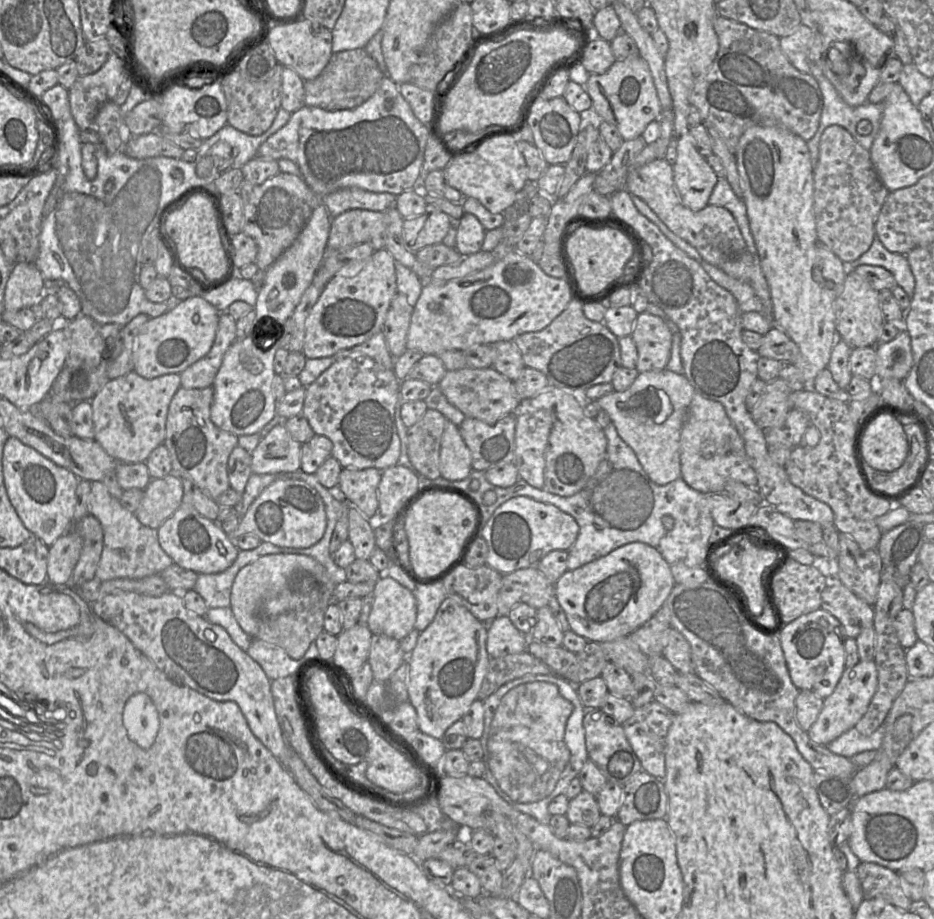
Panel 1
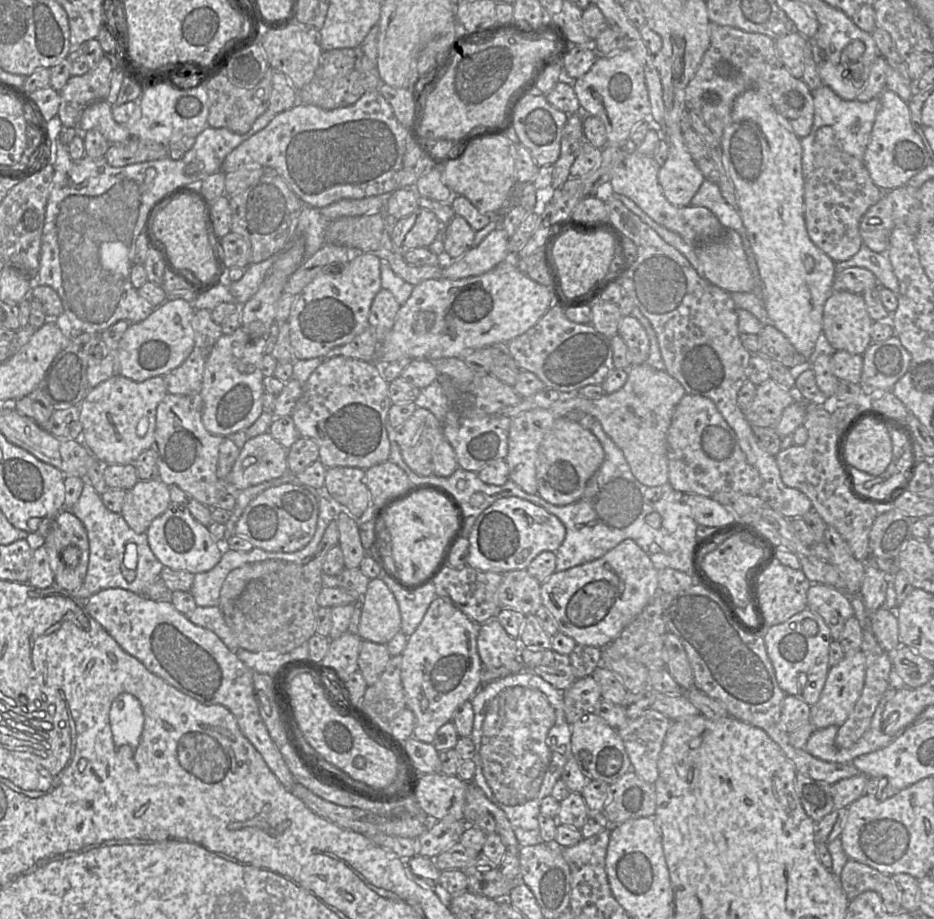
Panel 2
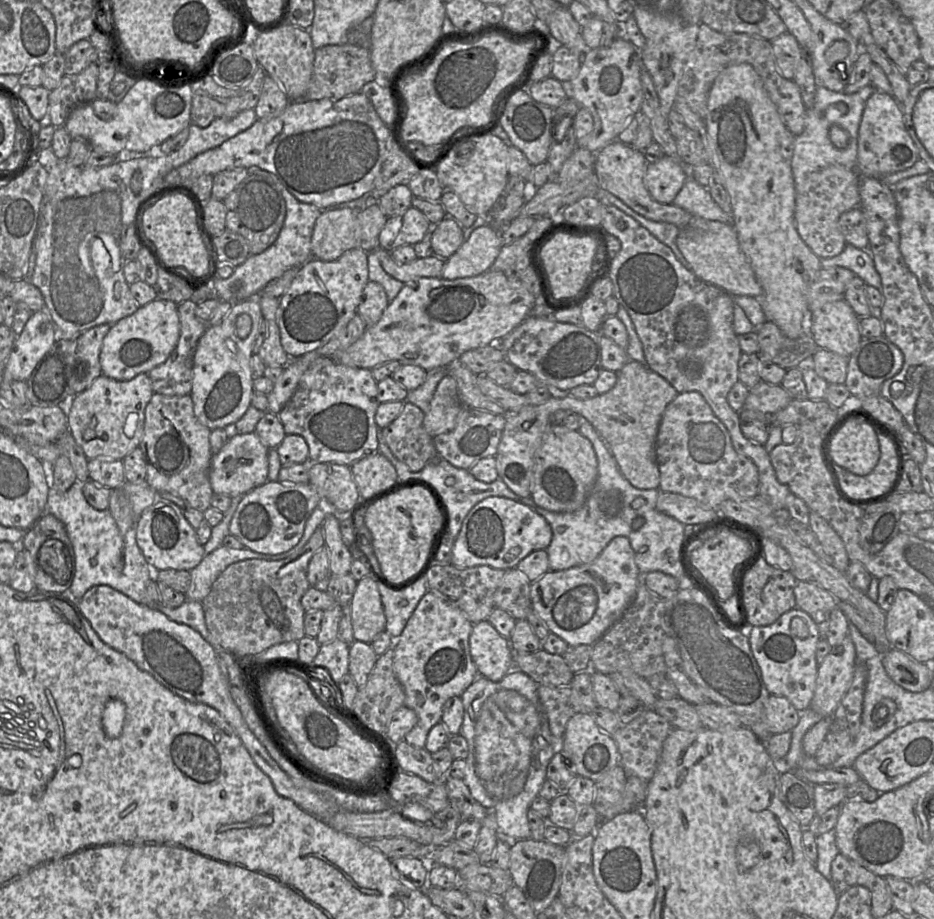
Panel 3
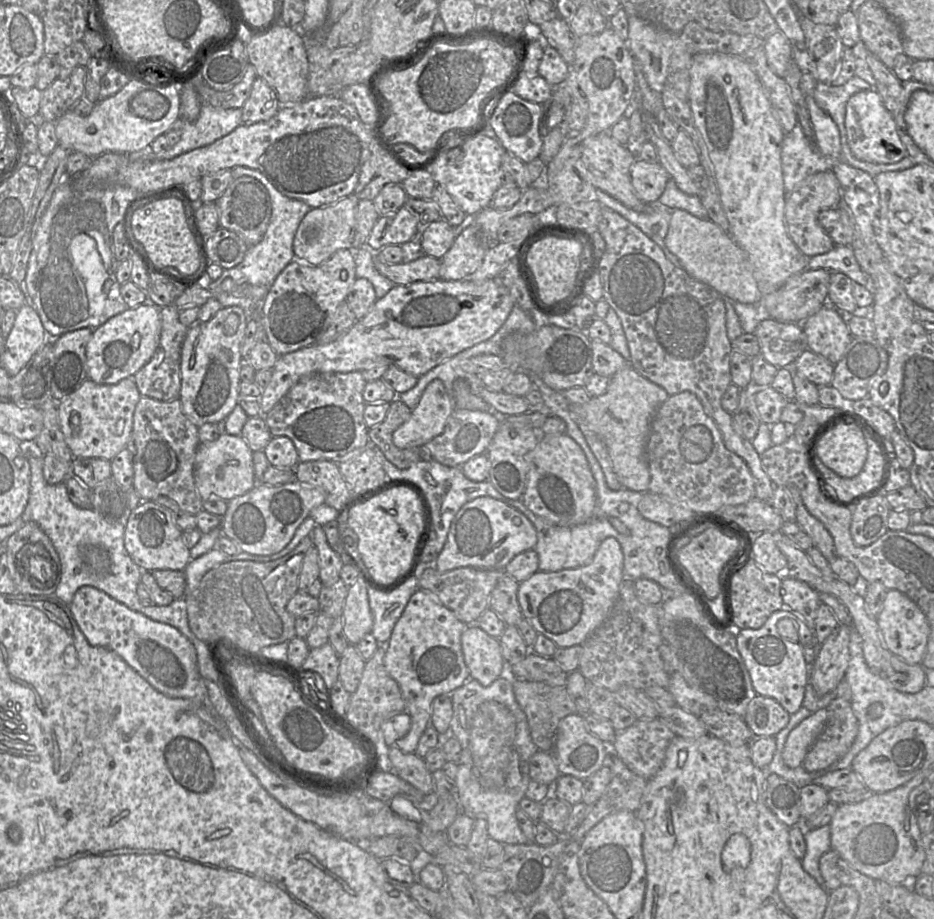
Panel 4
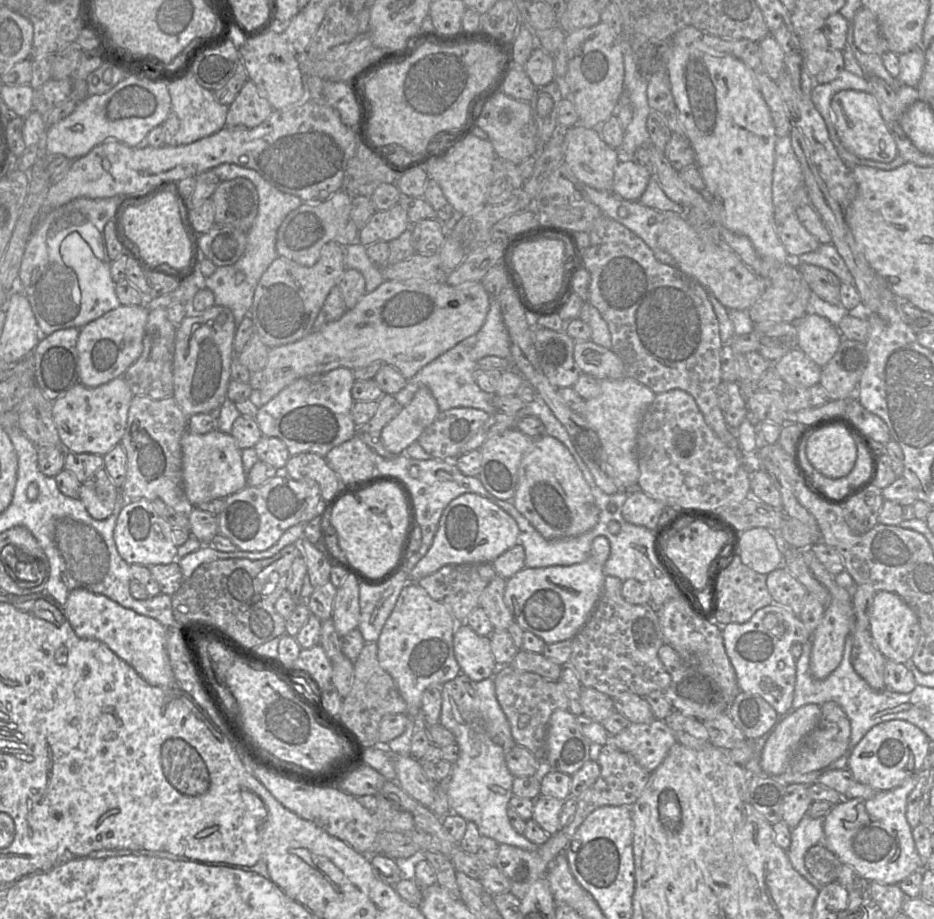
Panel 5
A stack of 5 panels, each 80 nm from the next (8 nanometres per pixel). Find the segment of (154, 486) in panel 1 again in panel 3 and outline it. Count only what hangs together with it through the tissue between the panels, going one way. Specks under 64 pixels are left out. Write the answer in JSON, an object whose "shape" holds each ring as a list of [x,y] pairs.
{"shape":[[[145,481],[126,482],[120,488],[111,490],[108,511],[115,519],[122,535],[134,528],[138,517],[158,497],[159,494]]]}

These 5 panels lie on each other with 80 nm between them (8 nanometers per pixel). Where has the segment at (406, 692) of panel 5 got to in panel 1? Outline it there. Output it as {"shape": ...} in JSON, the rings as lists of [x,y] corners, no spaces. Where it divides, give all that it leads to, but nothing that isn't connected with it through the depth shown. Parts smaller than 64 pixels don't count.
{"shape":[[[448,595],[439,606],[432,622],[419,633],[413,650],[408,655],[409,673],[407,679],[408,701],[417,713],[418,730],[441,739],[445,731],[460,720],[478,699],[483,678],[487,672],[490,657],[486,650],[487,629],[462,604],[461,600]]]}

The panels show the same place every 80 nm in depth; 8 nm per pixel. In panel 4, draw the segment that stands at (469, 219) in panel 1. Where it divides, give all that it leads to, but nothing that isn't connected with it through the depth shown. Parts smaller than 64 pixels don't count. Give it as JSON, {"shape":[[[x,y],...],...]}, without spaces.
{"shape":[[[445,219],[423,225],[420,230],[420,244],[427,256],[441,259],[454,243],[456,229]]]}

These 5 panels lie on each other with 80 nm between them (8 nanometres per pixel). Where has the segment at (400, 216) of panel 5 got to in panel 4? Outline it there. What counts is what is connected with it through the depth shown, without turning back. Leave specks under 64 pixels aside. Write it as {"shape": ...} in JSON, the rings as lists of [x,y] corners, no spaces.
{"shape":[[[404,205],[393,214],[378,218],[366,241],[366,247],[377,252],[386,245],[402,245],[411,241],[422,227],[418,214]]]}

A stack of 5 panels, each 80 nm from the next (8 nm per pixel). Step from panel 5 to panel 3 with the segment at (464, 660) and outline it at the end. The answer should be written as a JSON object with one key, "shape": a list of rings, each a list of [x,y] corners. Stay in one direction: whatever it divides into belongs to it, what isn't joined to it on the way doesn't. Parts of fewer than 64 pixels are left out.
{"shape":[[[486,620],[473,624],[469,636],[469,651],[478,675],[490,681],[500,680],[513,669],[513,650],[509,640],[501,636]]]}

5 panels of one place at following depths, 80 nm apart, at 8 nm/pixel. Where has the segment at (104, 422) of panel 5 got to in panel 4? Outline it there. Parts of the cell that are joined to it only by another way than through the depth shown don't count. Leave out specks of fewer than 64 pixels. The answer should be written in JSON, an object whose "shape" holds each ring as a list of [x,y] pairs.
{"shape":[[[133,377],[115,384],[85,381],[81,387],[60,401],[57,412],[66,444],[76,457],[111,460],[128,446],[133,430],[133,416],[141,398]]]}

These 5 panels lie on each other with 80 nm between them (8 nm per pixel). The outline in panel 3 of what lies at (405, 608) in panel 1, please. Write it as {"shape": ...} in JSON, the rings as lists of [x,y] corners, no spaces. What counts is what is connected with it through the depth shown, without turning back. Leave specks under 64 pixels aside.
{"shape":[[[365,577],[357,581],[350,600],[351,624],[355,641],[371,643],[385,631],[386,617],[378,589],[379,580]]]}

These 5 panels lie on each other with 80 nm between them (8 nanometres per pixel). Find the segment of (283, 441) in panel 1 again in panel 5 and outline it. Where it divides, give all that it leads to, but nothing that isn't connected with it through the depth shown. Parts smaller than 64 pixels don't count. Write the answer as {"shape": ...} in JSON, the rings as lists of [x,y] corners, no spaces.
{"shape":[[[189,429],[181,439],[182,483],[187,499],[194,506],[213,498],[226,498],[247,486],[242,449],[230,433],[213,430],[197,434]]]}

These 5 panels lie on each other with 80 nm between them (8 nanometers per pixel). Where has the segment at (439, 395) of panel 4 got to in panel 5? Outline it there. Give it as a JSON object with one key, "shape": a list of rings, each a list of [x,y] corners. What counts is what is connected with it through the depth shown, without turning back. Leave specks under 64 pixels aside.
{"shape":[[[420,388],[412,401],[382,430],[384,447],[394,455],[400,455],[422,432],[433,423],[440,409],[431,390]]]}

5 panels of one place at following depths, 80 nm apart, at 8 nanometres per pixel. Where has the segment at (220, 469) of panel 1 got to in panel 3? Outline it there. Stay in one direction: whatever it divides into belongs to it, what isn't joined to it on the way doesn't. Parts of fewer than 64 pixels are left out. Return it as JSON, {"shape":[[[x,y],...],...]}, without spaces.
{"shape":[[[154,393],[145,408],[144,431],[138,446],[146,462],[145,482],[158,494],[169,492],[177,495],[196,510],[203,512],[210,508],[214,495],[209,480],[209,468],[214,454],[209,441],[210,432],[211,430],[197,419],[190,395],[167,396]]]}

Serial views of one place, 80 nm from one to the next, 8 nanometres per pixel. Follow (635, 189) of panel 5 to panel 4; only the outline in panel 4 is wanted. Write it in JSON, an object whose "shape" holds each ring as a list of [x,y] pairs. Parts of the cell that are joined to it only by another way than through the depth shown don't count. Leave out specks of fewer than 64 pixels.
{"shape":[[[636,160],[630,167],[631,182],[638,198],[644,203],[657,202],[670,175],[659,162]]]}

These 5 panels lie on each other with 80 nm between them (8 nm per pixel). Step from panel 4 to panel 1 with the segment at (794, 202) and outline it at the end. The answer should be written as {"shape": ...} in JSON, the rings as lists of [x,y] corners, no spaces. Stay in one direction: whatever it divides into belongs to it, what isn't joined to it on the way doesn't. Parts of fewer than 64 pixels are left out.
{"shape":[[[828,126],[820,138],[813,180],[818,240],[843,262],[857,260],[876,240],[875,222],[890,193],[873,167],[869,150],[857,143],[846,129]]]}

